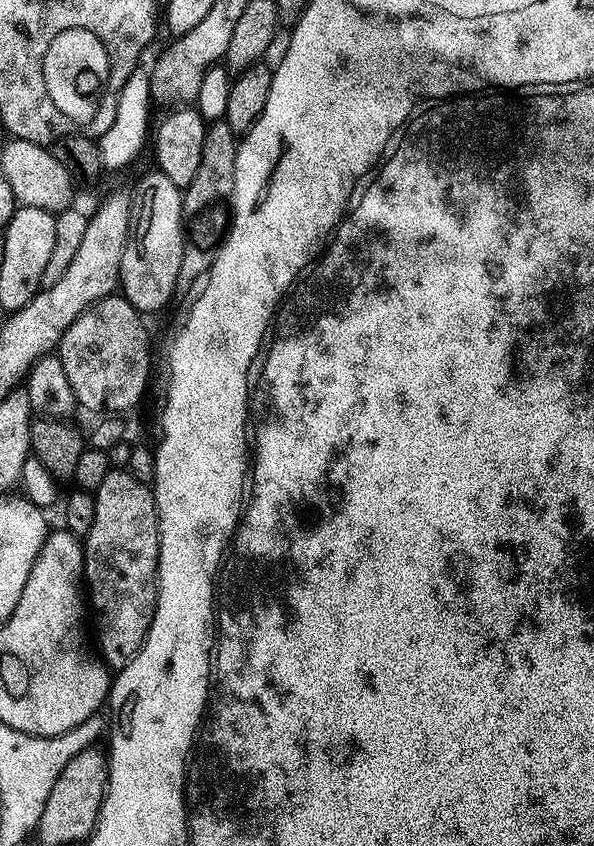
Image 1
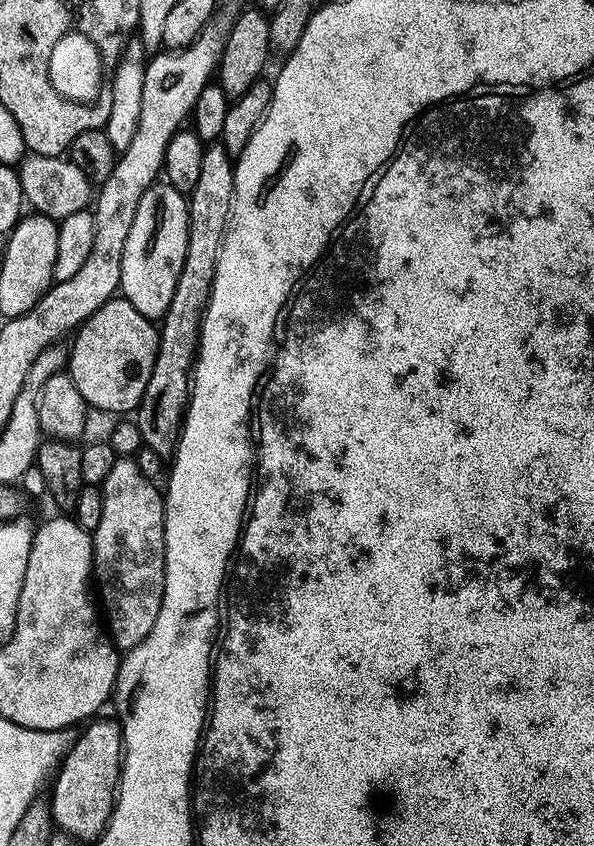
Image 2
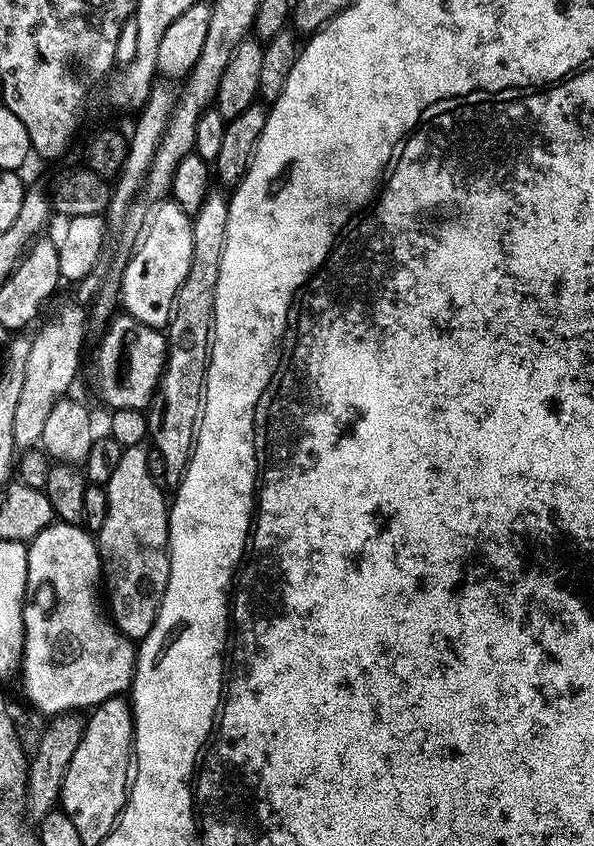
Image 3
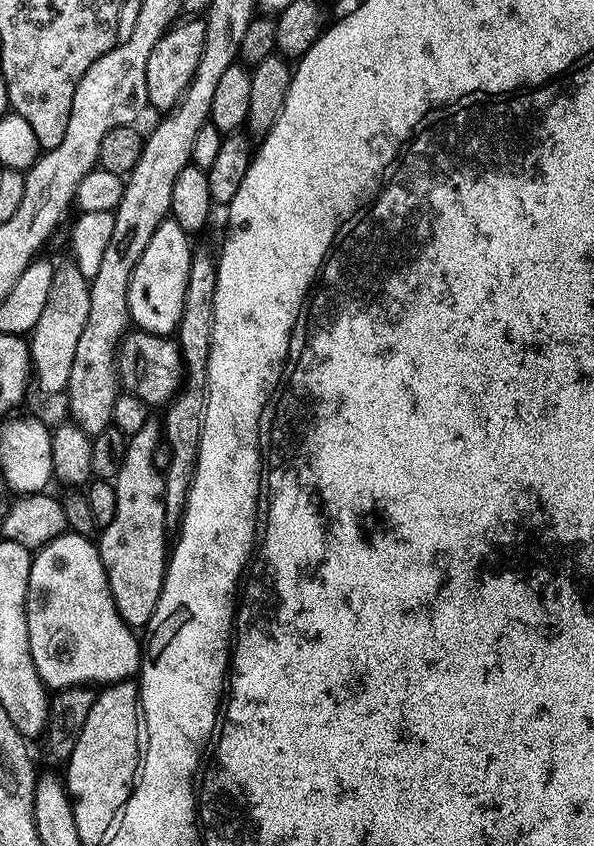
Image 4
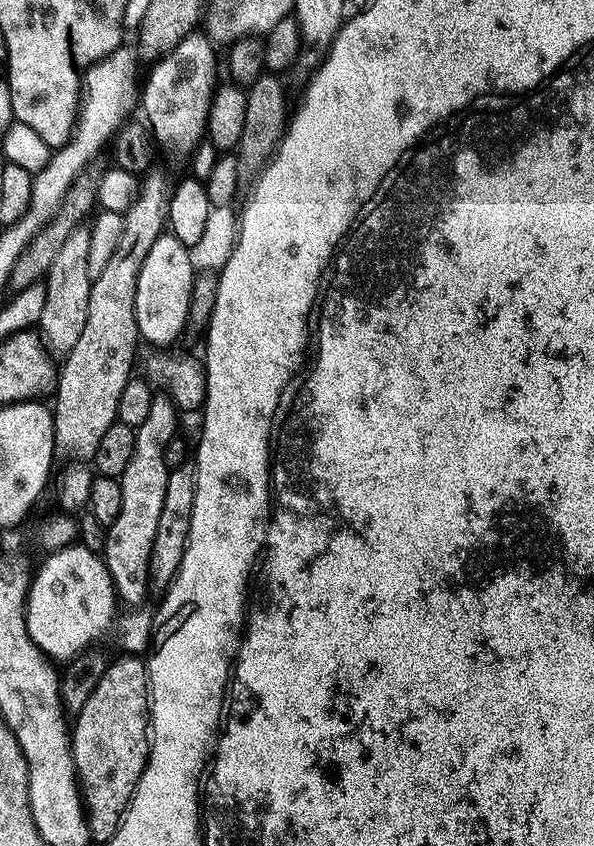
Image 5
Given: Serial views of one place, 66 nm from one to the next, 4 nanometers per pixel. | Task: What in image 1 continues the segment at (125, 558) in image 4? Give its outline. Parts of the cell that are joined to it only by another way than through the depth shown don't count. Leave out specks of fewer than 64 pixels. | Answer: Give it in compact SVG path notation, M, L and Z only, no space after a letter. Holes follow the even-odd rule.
M113 470L106 474L106 478L102 481L102 486L98 486L98 490L94 495L96 497L94 502L94 526L90 526L90 530L82 537L84 549L83 583L86 585L87 595L88 592L92 595L90 612L96 615L96 640L100 643L98 656L109 669L119 670L126 667L138 654L138 650L143 646L144 640L148 637L148 631L154 622L154 614L156 613L156 589L160 574L160 523L156 517L156 493L149 485L143 484L138 478L132 476L128 470Z

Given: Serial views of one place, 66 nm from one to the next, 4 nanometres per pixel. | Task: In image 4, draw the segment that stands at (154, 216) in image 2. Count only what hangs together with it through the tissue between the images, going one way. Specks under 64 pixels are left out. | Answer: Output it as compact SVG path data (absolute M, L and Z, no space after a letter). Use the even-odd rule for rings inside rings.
M169 218L154 230L154 238L150 238L146 250L142 250L142 258L138 258L134 274L130 274L128 287L128 314L139 331L171 337L180 324L190 262L194 255L188 240L189 233L184 232L176 220Z

